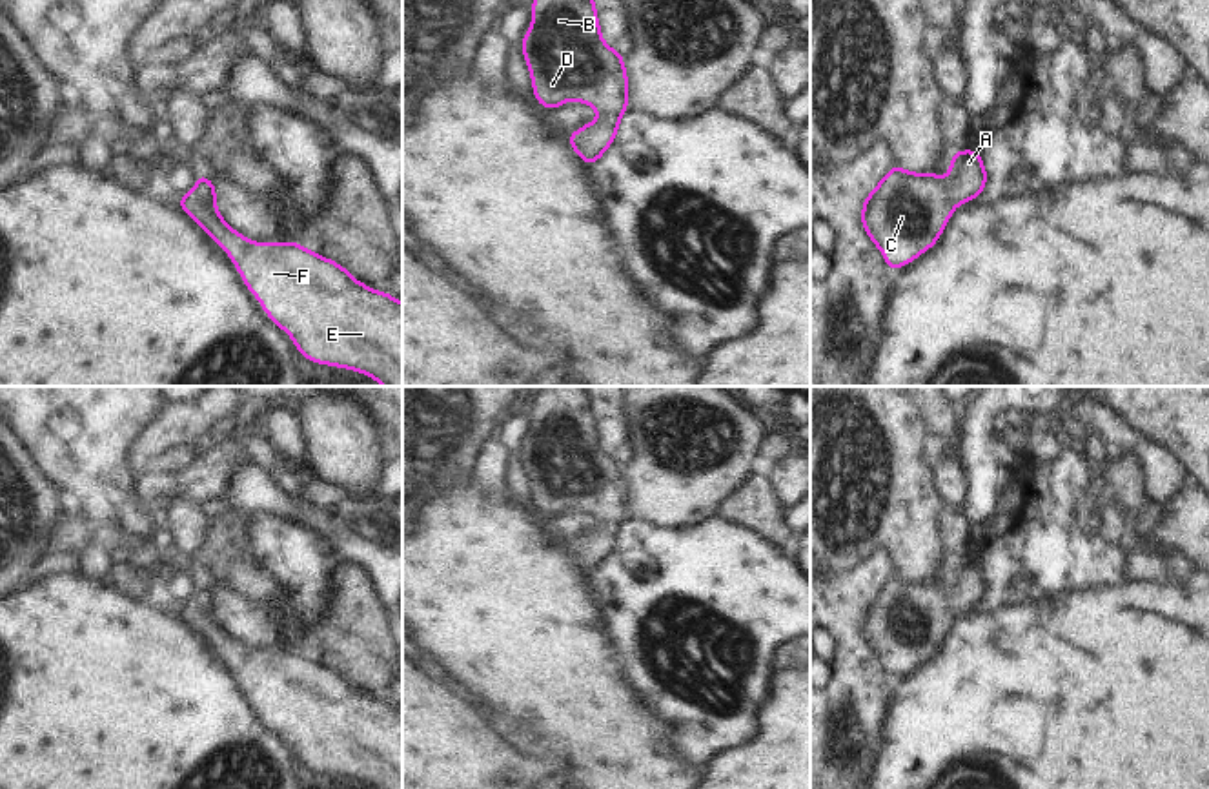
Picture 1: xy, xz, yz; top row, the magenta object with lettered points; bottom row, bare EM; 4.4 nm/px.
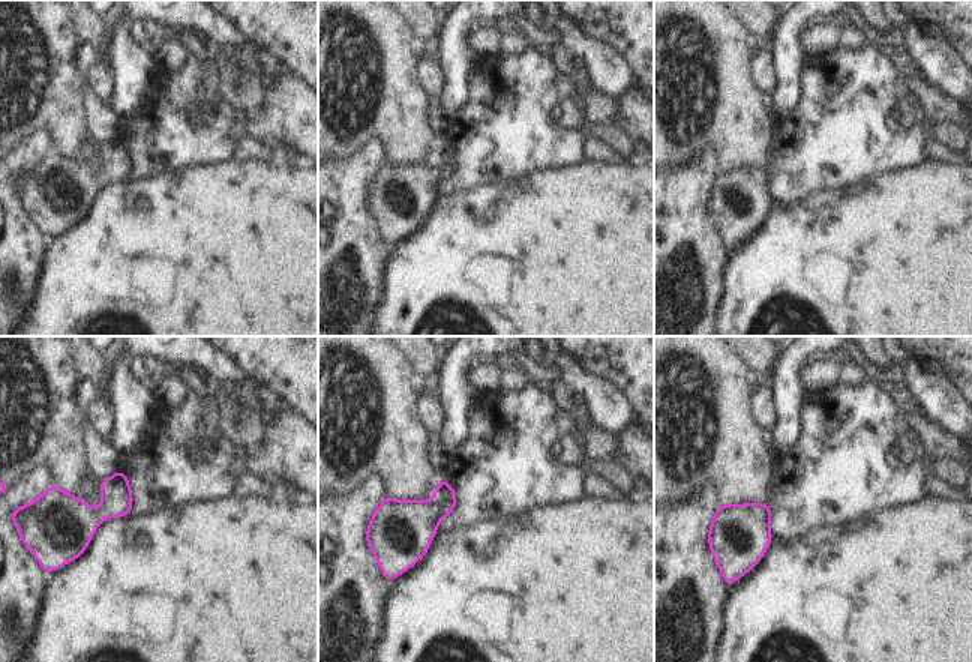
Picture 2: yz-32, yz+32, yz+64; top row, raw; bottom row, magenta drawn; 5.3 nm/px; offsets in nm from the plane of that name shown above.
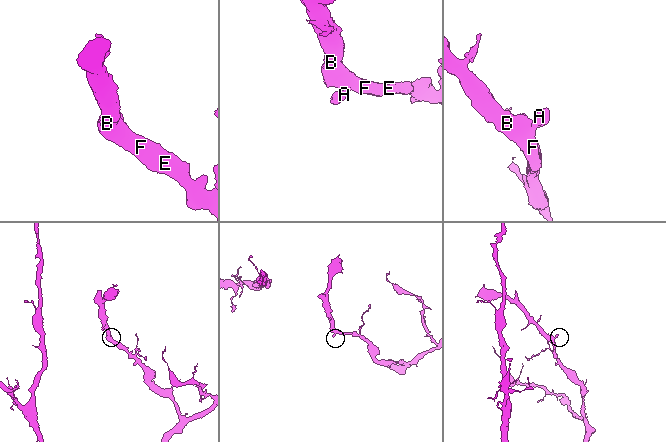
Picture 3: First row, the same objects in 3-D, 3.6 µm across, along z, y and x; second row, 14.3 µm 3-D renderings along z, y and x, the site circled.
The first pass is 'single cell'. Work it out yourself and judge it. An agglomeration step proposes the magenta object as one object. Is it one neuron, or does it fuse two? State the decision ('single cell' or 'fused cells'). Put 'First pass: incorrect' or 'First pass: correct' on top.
First pass: correct
single cell

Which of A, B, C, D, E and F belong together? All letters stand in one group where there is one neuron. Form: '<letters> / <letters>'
A B C D E F

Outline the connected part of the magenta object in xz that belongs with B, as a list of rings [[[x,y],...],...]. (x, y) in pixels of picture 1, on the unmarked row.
[[[546,386],[530,417],[532,432],[521,461],[532,501],[550,519],[575,508],[599,521],[594,530],[564,545],[592,576],[617,547],[619,528],[628,521],[625,465],[603,448],[586,386]]]

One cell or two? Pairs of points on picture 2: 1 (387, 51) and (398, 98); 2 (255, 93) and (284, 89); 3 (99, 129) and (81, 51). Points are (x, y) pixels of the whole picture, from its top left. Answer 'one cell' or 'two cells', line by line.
1: one cell
2: one cell
3: one cell

